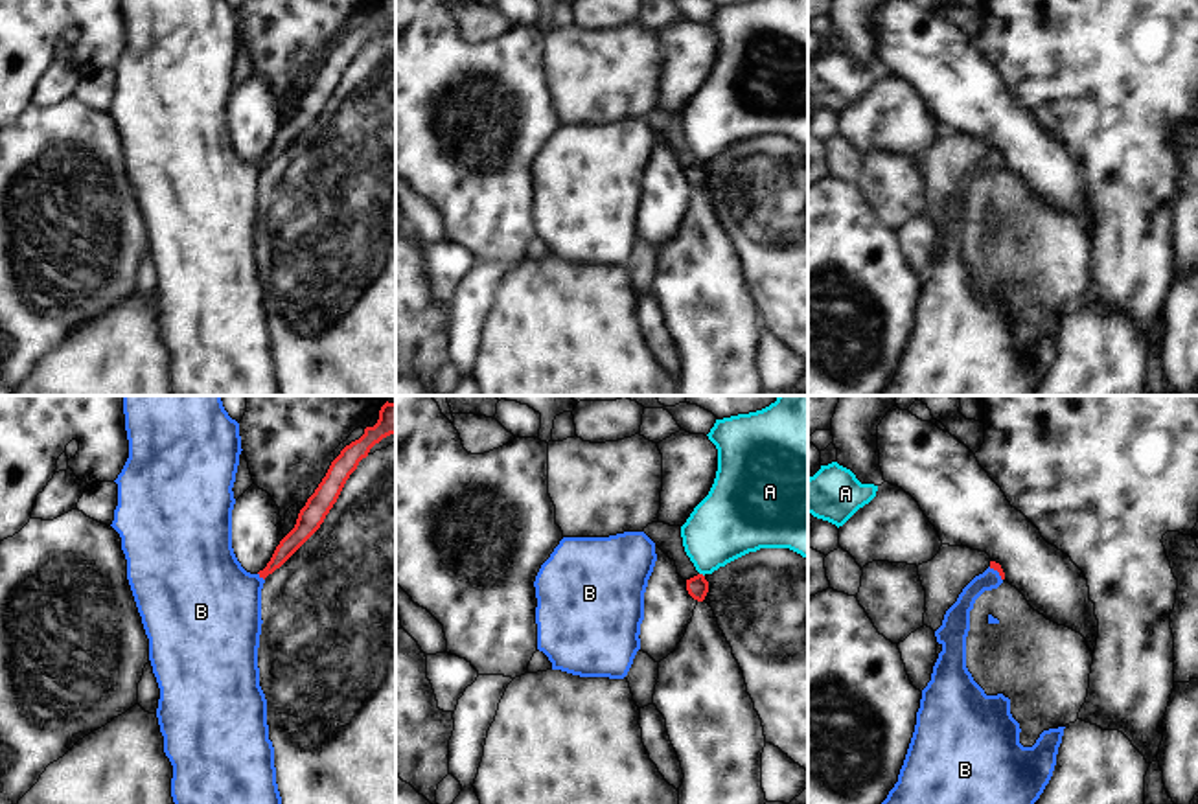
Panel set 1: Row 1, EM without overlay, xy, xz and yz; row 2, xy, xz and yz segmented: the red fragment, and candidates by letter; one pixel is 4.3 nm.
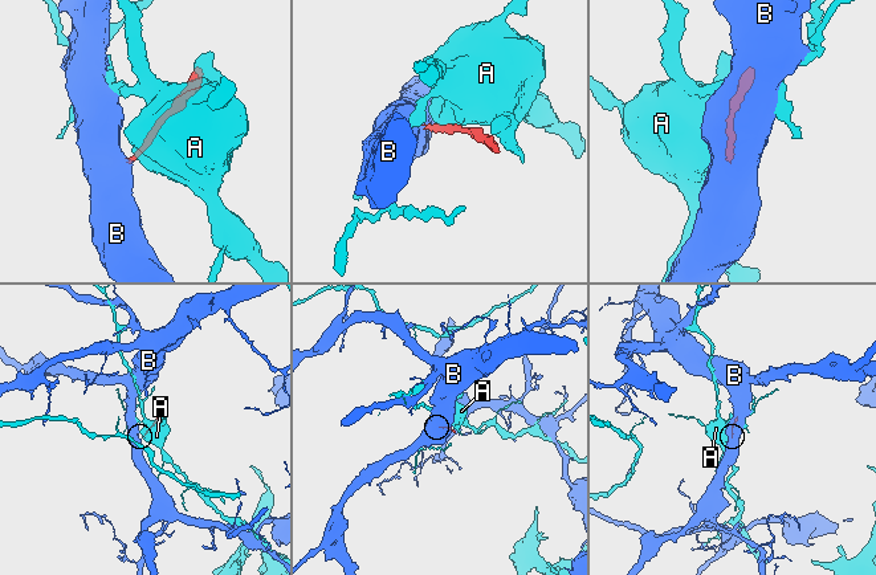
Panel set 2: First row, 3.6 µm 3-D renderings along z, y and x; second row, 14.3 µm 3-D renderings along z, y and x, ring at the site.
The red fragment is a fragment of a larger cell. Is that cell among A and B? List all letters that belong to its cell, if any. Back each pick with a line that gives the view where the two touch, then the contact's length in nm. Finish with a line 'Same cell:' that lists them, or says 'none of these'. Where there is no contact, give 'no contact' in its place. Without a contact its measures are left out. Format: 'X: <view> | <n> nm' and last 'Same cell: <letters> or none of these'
B: xy | 50 nm
Same cell: B

